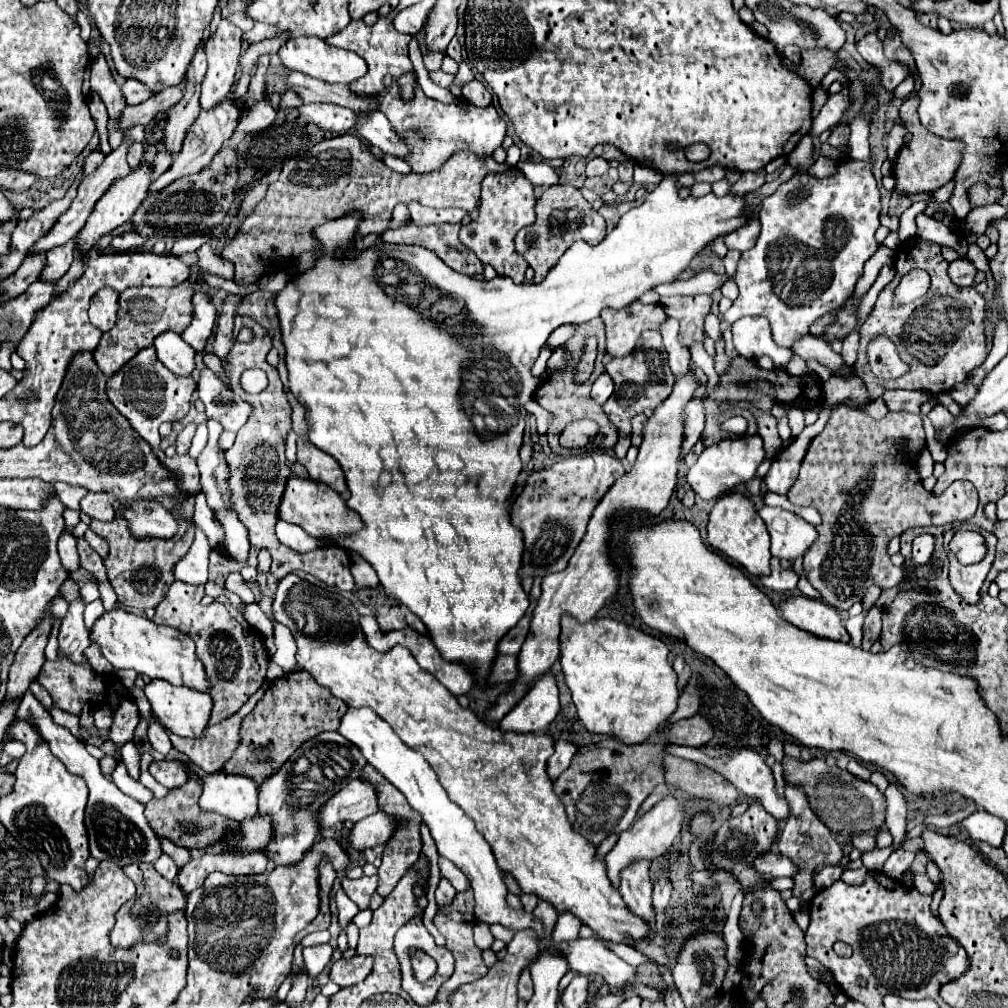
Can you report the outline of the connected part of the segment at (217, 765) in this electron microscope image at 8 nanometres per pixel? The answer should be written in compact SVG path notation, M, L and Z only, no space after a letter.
M264 681L261 688L251 695L251 699L237 713L233 713L229 719L223 719L217 725L211 725L203 739L183 739L183 737L177 737L171 731L167 731L173 747L183 751L185 755L189 755L193 759L193 763L197 763L207 773L221 771L239 745L239 727L241 727L243 717L253 711L267 687L269 684Z

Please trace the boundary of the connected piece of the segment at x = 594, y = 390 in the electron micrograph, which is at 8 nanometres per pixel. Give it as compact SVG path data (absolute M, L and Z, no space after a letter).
M601 373L591 387L591 399L603 405L611 397L611 393L613 393L613 379L607 373Z

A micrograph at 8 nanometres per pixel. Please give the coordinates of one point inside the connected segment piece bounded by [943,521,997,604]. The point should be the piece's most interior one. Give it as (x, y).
(967, 579)

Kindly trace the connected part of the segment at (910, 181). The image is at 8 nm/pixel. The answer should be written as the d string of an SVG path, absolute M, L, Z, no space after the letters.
M909 95L907 99L903 99L903 105L899 109L899 119L905 123L905 129L913 135L911 141L907 145L901 147L895 163L893 163L893 177L895 177L895 191L901 195L911 195L911 193L931 193L939 187L943 187L945 183L949 183L955 175L955 169L961 161L961 153L963 153L963 143L961 141L947 141L941 139L937 135L931 135L929 131L925 131L925 127L919 123L919 115L917 115L917 105L919 105L919 97L917 95Z

